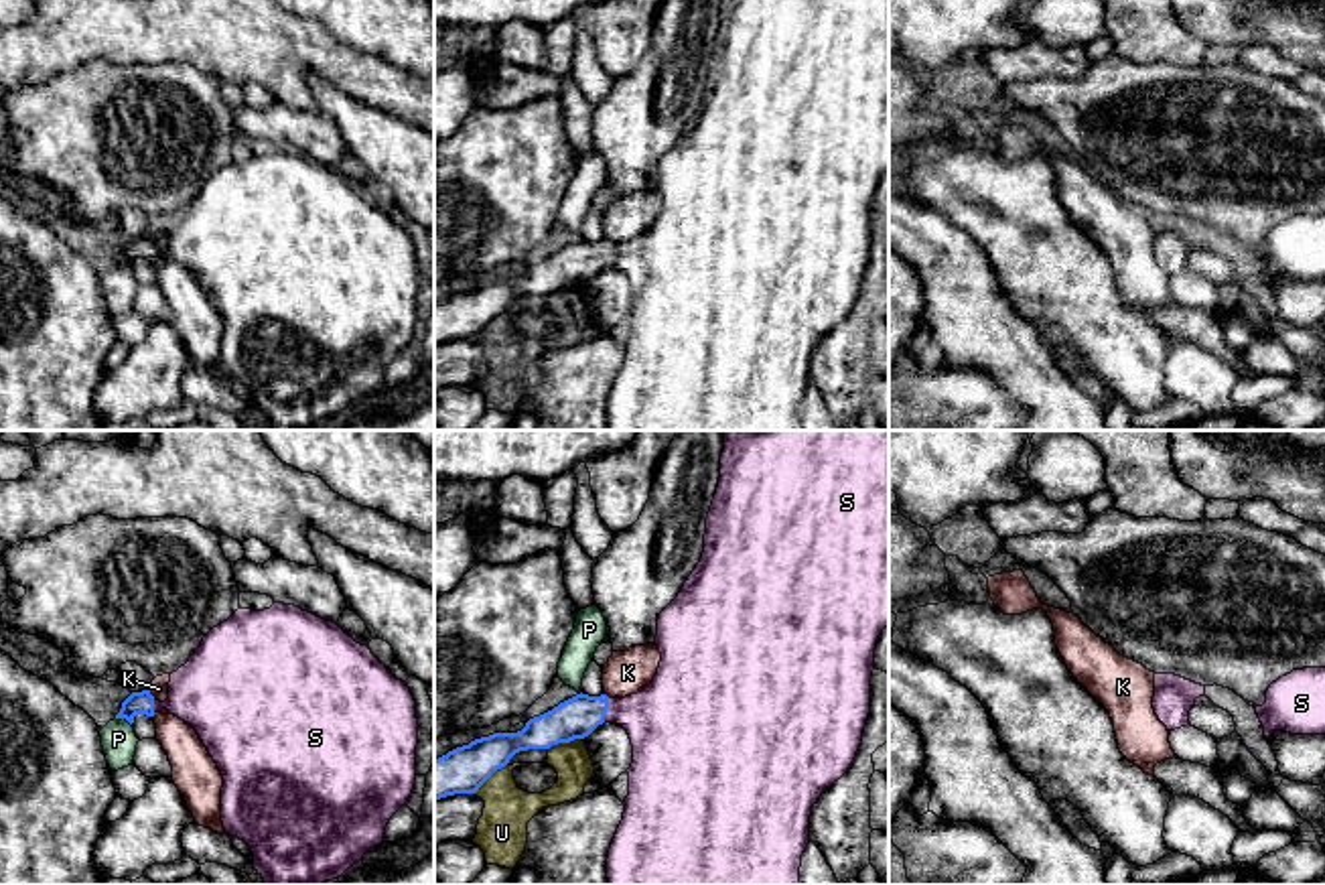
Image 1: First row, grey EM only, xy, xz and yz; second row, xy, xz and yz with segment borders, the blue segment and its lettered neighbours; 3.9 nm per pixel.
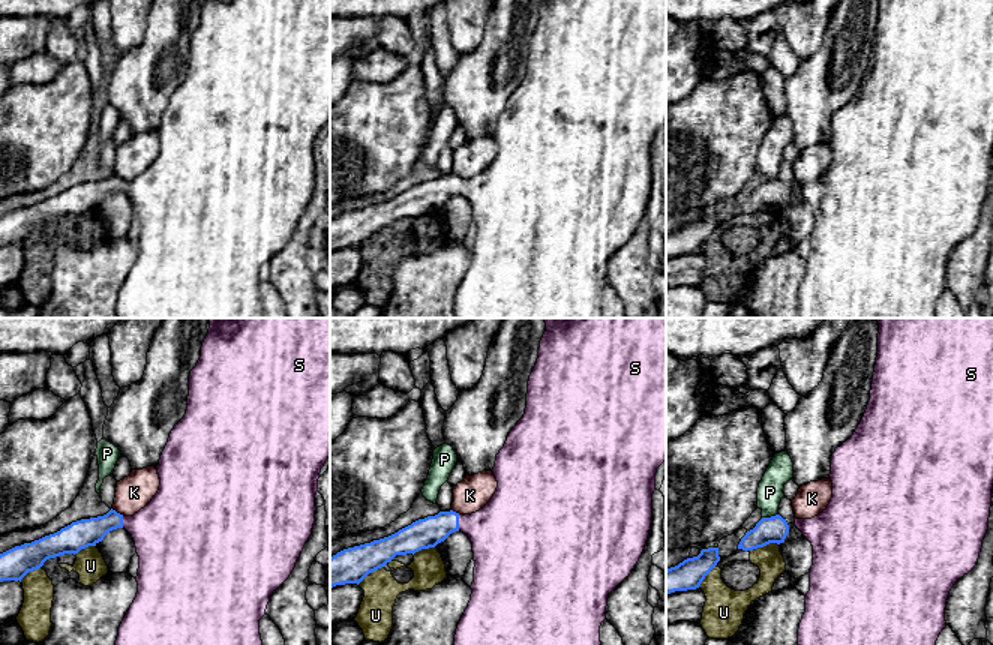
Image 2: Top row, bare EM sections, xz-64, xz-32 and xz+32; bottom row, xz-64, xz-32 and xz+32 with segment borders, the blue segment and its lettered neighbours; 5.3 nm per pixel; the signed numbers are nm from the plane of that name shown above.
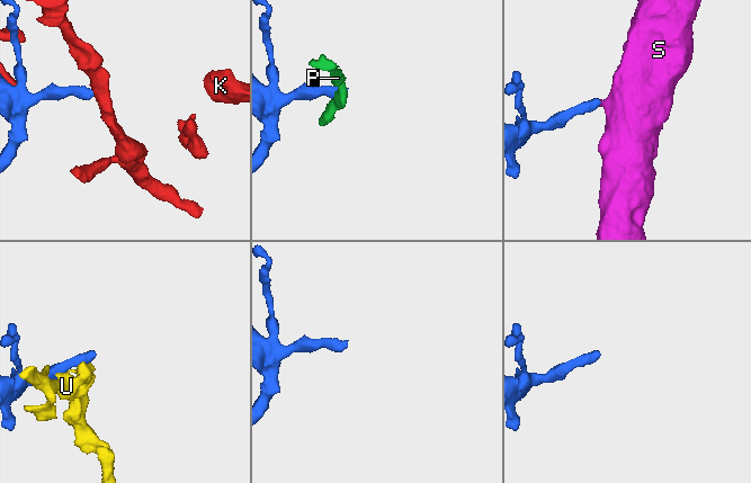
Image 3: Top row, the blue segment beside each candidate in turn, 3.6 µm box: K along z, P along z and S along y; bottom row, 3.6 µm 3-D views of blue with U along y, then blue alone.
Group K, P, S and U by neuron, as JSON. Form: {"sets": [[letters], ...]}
{"sets": [["K"], ["P"], ["S"], ["U"]]}

